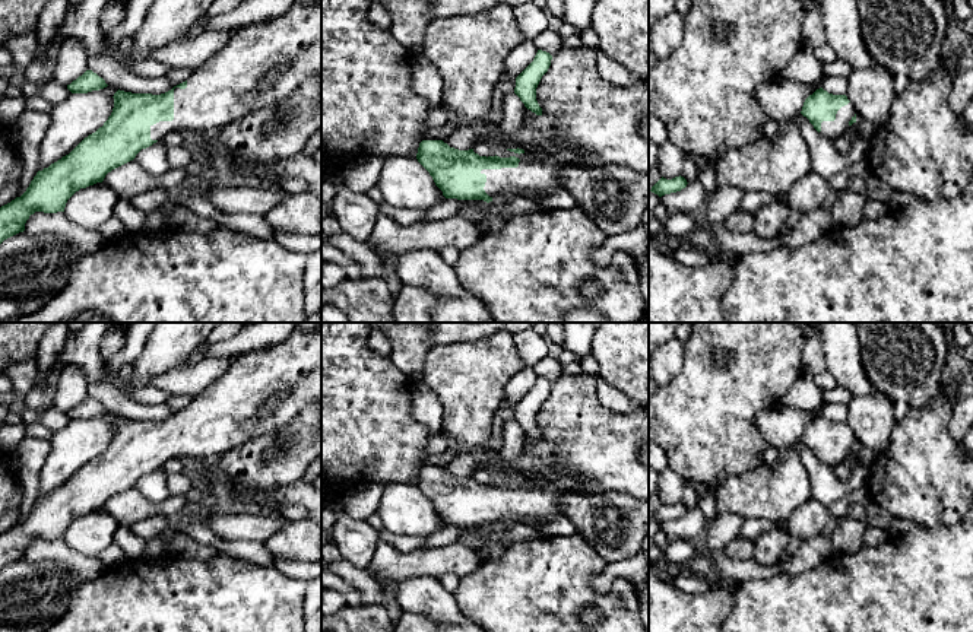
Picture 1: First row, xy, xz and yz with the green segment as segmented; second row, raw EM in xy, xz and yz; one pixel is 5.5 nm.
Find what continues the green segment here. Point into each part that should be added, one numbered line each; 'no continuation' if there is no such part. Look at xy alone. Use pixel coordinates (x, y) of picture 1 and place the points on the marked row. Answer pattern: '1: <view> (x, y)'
1: xy (260, 64)

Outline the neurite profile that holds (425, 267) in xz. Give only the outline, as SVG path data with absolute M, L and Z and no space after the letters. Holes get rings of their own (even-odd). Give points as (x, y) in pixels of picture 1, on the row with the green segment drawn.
M413 250L393 260L402 285L421 285L447 296L465 296L469 292L460 285L453 266L449 266L434 250Z

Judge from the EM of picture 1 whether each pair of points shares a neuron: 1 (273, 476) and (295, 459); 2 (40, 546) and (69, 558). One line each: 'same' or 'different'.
1: same
2: same

